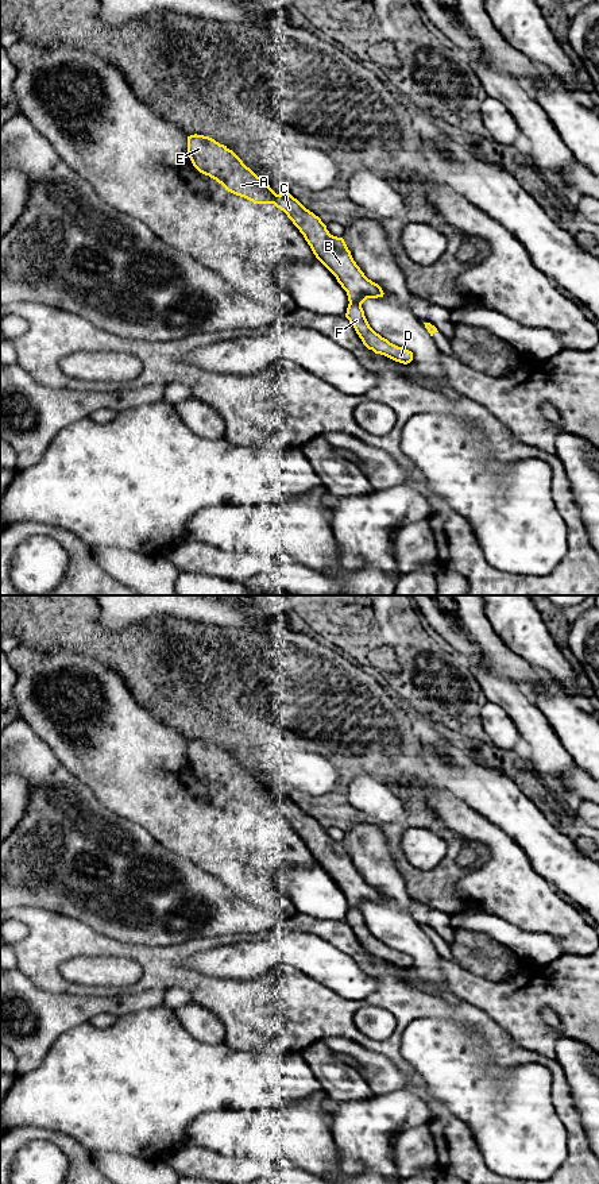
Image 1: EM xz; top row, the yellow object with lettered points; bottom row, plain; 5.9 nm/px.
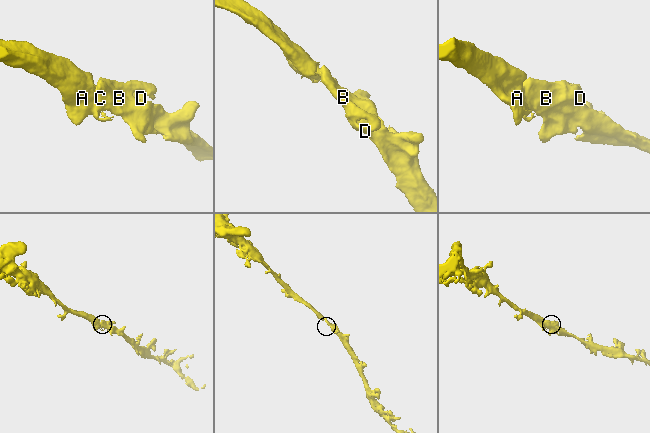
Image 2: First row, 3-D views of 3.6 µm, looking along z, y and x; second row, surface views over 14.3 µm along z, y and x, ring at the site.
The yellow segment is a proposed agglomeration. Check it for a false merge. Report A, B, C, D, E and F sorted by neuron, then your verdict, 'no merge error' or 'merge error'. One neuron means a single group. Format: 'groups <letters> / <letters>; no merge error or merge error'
groups A B C D E F; no merge error

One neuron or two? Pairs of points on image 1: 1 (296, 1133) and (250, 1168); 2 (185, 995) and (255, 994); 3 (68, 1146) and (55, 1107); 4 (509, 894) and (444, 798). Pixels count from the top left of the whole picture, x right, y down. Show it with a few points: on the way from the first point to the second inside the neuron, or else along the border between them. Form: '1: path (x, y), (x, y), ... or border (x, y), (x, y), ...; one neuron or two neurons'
1: border (225, 1154), (254, 1159), (257, 1161); two neurons
2: border (166, 990), (182, 987), (190, 994), (193, 1001); two neurons
3: border (33, 1126), (65, 1133), (89, 1150); two neurons
4: path (506, 870), (505, 857), (468, 822); one neuron

